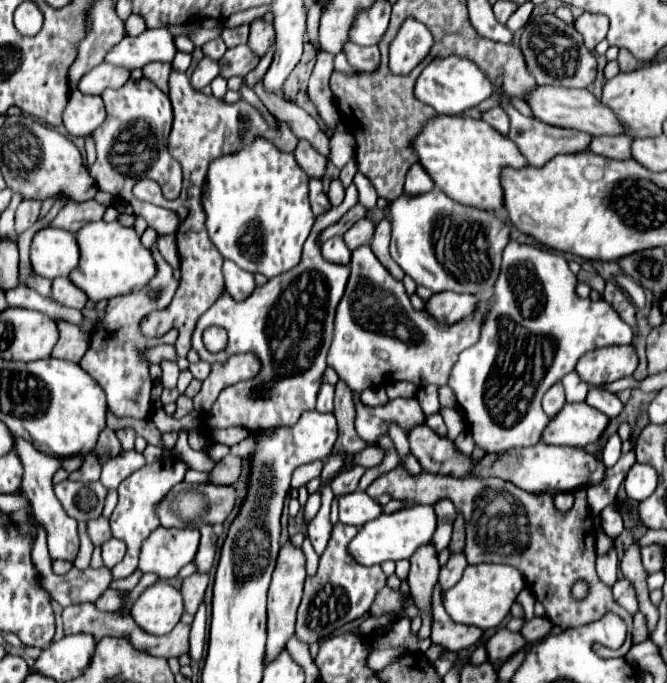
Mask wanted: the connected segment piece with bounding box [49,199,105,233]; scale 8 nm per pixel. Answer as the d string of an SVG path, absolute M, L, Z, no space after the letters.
M89 199L83 203L67 203L49 225L57 225L61 229L77 233L79 229L83 229L83 225L99 221L103 217L103 211L105 211L105 205L97 203L95 199Z

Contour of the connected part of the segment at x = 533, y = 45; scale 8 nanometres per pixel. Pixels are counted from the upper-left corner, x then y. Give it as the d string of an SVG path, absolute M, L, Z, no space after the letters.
M545 13L537 19L531 19L523 27L519 43L529 73L539 85L559 85L559 87L587 87L595 81L597 61L595 55L585 49L583 37L577 33L573 23L565 23L553 13Z

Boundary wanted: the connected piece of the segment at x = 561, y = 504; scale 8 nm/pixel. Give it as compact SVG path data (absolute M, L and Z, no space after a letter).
M565 491L565 493L555 493L555 505L557 509L571 509L575 503L574 494L571 491Z

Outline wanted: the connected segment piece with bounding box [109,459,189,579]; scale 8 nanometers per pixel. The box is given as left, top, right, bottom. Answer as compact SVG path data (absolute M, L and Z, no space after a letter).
M175 459L175 461L161 461L161 465L153 465L153 467L147 467L147 469L141 467L139 471L131 473L127 479L121 481L121 485L119 485L119 489L117 489L117 491L119 491L119 503L117 503L117 507L115 507L109 523L111 523L111 533L113 533L113 537L125 541L127 553L125 553L123 561L117 563L117 565L111 569L111 573L113 573L115 579L125 579L125 577L129 577L129 575L137 569L141 543L149 537L149 533L151 533L153 529L159 527L159 519L157 519L155 513L153 513L153 505L159 503L159 501L169 493L169 489L171 489L173 485L177 485L177 483L183 481L183 475L185 475L187 469L189 469L187 463L183 463L183 461L179 461L179 459Z

